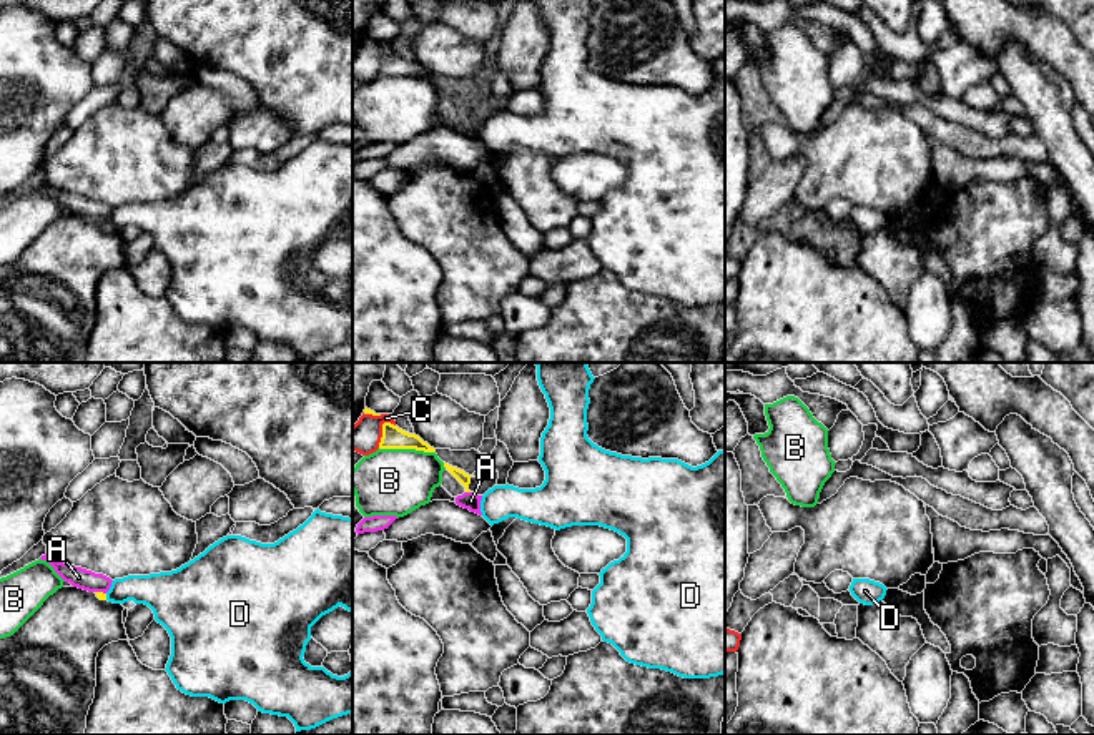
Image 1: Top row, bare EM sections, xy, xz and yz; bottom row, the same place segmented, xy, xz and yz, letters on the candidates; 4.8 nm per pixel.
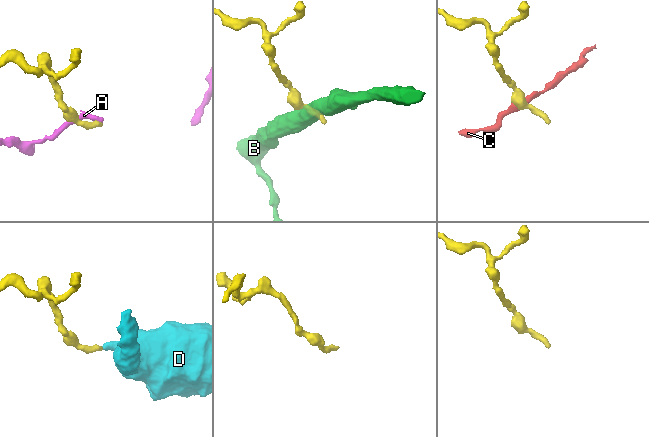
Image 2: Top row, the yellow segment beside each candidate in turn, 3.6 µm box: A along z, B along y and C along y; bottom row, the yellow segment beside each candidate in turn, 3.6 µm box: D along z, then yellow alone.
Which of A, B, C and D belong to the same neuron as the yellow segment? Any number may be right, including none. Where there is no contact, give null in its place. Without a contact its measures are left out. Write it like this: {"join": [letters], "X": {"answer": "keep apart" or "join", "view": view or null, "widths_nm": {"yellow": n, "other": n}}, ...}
{"join": ["D"], "A": {"answer": "keep apart", "view": "xz", "widths_nm": {"yellow": 60, "other": 90}}, "B": {"answer": "keep apart", "view": "xz", "widths_nm": {"yellow": 110, "other": 320}}, "C": {"answer": "keep apart", "view": "xz", "widths_nm": {"yellow": 110, "other": 160}}, "D": {"answer": "join", "view": "xy", "widths_nm": {"yellow": 40, "other": 160}}}

